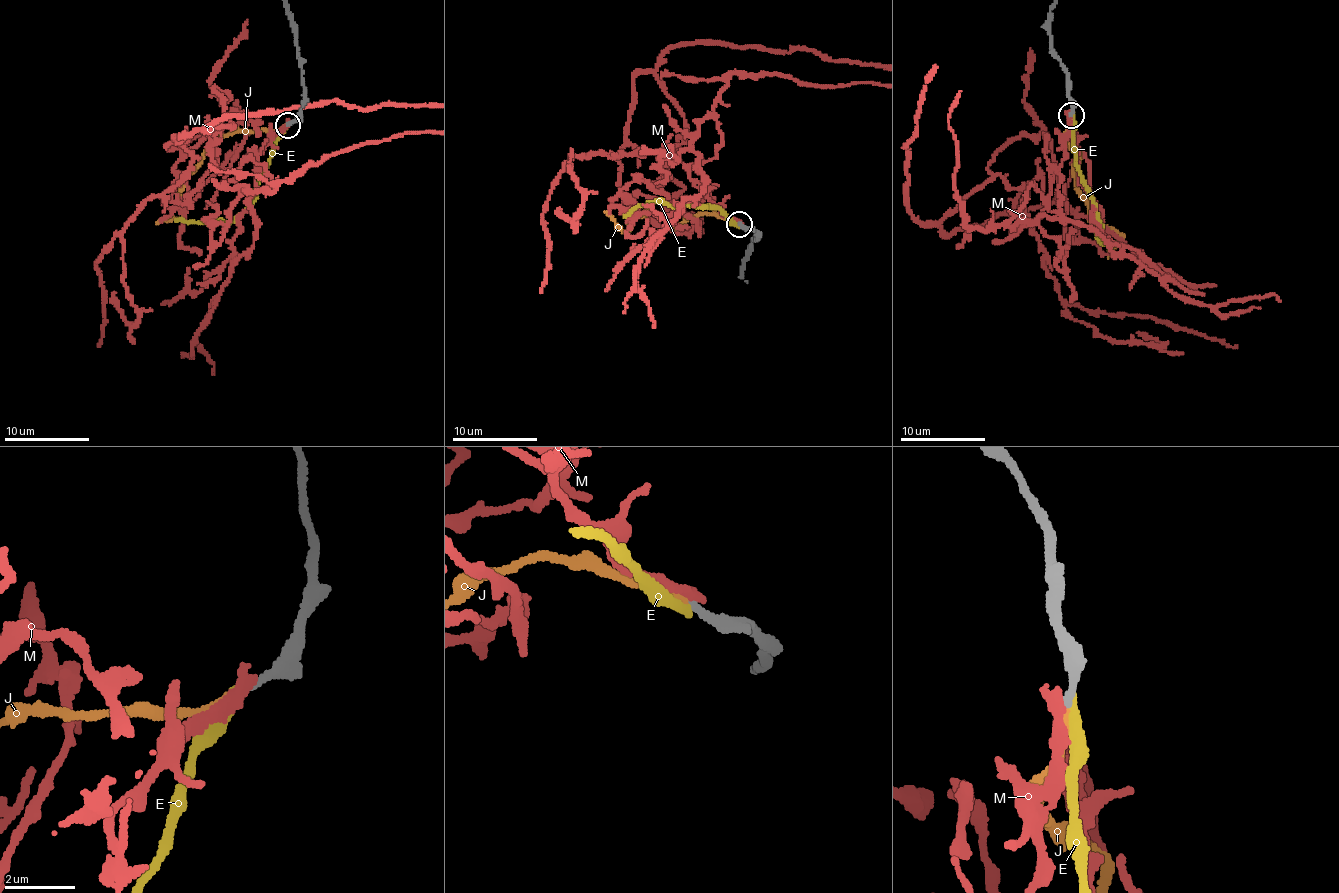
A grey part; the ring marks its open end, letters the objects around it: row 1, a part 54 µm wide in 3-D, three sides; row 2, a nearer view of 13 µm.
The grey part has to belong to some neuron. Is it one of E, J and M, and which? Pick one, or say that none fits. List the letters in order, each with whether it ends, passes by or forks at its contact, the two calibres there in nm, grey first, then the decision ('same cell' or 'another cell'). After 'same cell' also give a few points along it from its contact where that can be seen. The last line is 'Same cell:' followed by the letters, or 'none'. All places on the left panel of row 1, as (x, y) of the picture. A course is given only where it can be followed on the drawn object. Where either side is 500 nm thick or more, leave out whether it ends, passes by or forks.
E: it ends | 220/300 nm | another cell
J: it ends | 200/240 nm | same cell
M: it ends | 220/360 nm | another cell
Same cell: J

